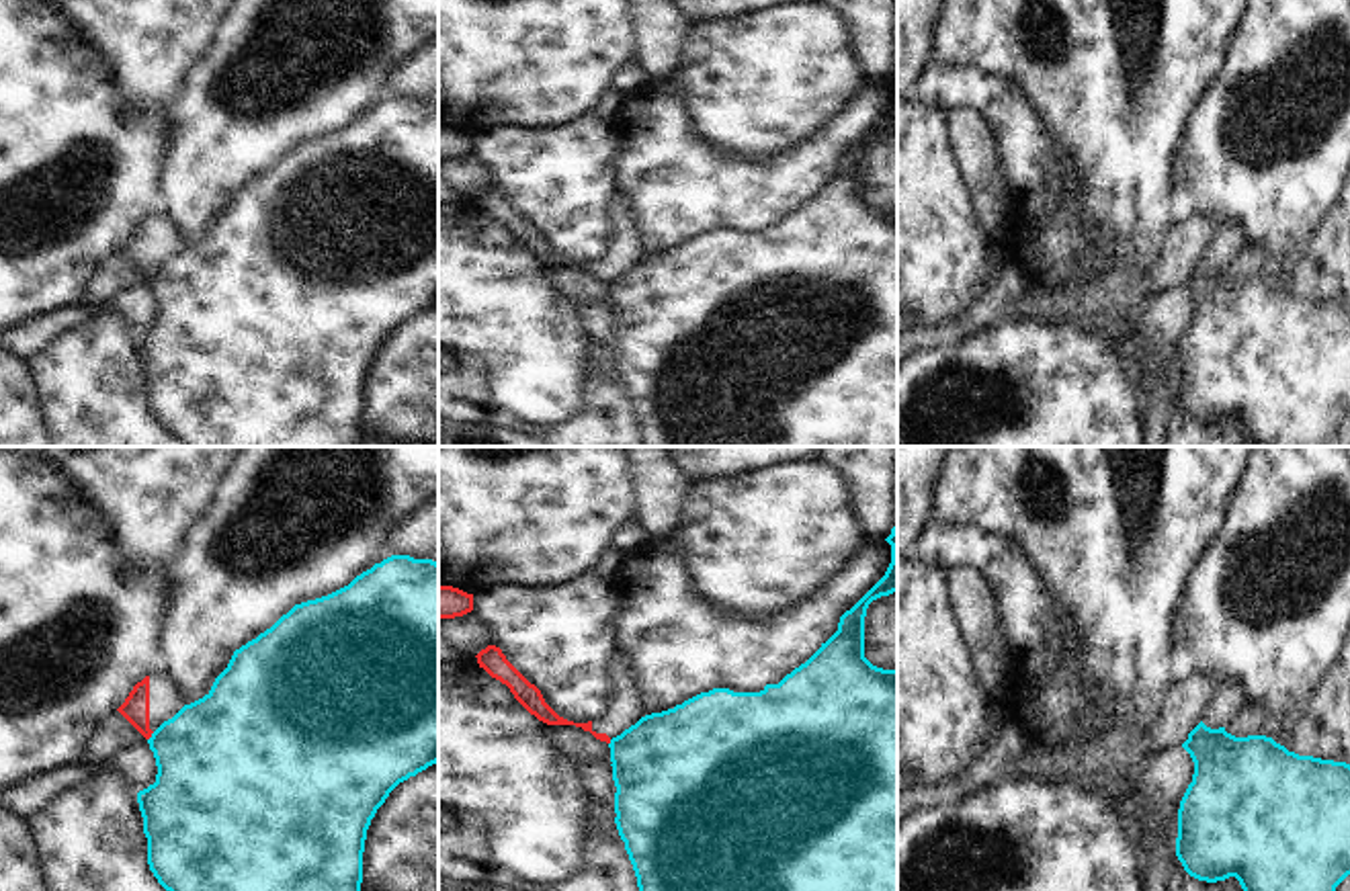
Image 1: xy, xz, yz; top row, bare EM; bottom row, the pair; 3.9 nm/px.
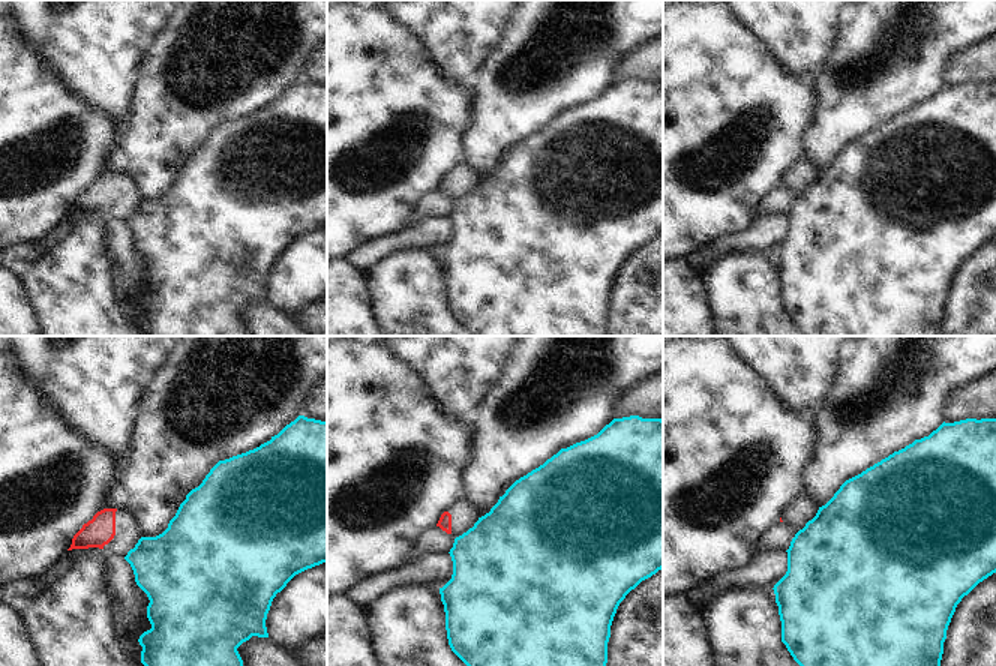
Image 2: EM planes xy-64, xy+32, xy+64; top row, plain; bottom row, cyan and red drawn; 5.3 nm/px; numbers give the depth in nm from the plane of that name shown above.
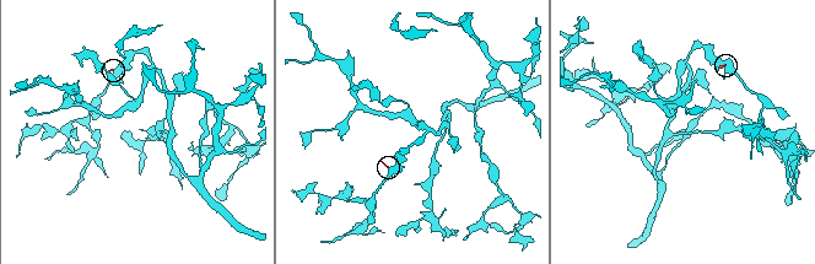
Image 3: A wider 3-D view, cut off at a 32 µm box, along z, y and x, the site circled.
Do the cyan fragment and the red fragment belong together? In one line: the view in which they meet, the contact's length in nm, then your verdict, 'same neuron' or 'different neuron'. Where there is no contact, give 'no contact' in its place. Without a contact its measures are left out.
xy | 50 nm | different neuron

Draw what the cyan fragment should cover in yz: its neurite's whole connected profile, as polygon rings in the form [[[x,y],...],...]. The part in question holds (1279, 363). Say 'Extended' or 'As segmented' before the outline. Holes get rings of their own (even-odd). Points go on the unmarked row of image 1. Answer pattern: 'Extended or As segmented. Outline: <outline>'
As segmented. Outline: [[[1203,262],[1182,289],[1194,303],[1178,350],[1176,397],[1184,412],[1207,424],[1235,418],[1256,447],[1332,447],[1336,428],[1350,416],[1350,305],[1299,297],[1266,277],[1235,279]]]

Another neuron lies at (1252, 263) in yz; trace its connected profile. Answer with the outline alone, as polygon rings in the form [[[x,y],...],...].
[[[1254,244],[1237,256],[1225,272],[1235,279],[1248,279],[1248,277],[1270,277],[1274,272],[1274,256],[1262,252]]]

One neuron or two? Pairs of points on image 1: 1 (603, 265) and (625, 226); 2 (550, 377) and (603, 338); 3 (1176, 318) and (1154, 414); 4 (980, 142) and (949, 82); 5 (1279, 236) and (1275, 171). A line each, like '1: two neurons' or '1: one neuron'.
1: one neuron
2: two neurons
3: one neuron
4: two neurons
5: one neuron

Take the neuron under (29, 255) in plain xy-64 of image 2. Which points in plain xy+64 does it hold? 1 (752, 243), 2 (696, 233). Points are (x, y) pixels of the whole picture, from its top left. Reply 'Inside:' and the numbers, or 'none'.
Inside: 1

